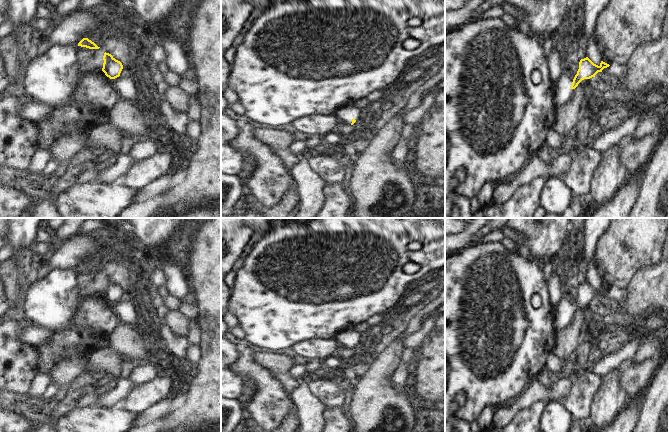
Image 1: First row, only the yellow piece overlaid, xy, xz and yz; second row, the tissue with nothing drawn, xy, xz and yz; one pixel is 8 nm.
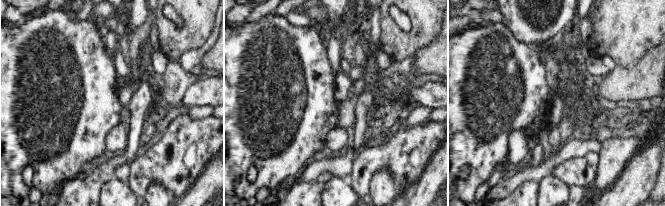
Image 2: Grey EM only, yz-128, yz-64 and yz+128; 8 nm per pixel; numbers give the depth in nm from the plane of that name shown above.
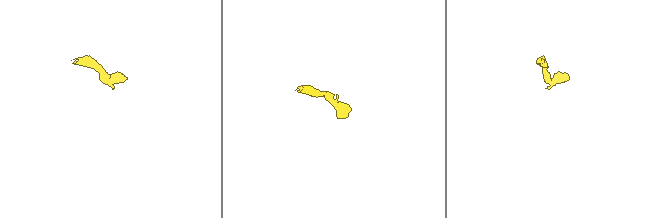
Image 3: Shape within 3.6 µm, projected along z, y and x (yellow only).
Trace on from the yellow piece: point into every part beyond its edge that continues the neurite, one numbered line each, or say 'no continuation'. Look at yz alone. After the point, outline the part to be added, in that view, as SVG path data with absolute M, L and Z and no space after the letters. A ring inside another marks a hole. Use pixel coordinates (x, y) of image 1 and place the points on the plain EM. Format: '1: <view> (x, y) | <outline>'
1: yz (563, 317) | M561 298L558 306L555 308L555 317L553 320L553 326L555 330L555 337L559 330L568 326L572 321L575 313L571 312L573 303Z

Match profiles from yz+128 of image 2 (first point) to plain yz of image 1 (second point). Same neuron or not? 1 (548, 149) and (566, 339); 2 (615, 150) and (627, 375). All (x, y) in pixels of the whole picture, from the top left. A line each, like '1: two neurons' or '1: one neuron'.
1: one neuron
2: two neurons

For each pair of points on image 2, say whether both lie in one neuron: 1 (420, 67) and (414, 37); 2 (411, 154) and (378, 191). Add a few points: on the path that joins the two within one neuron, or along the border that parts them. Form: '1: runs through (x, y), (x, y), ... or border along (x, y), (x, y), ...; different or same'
1: border along (437, 36), (414, 52); different
2: border along (369, 181), (377, 170), (388, 169), (402, 190); different

